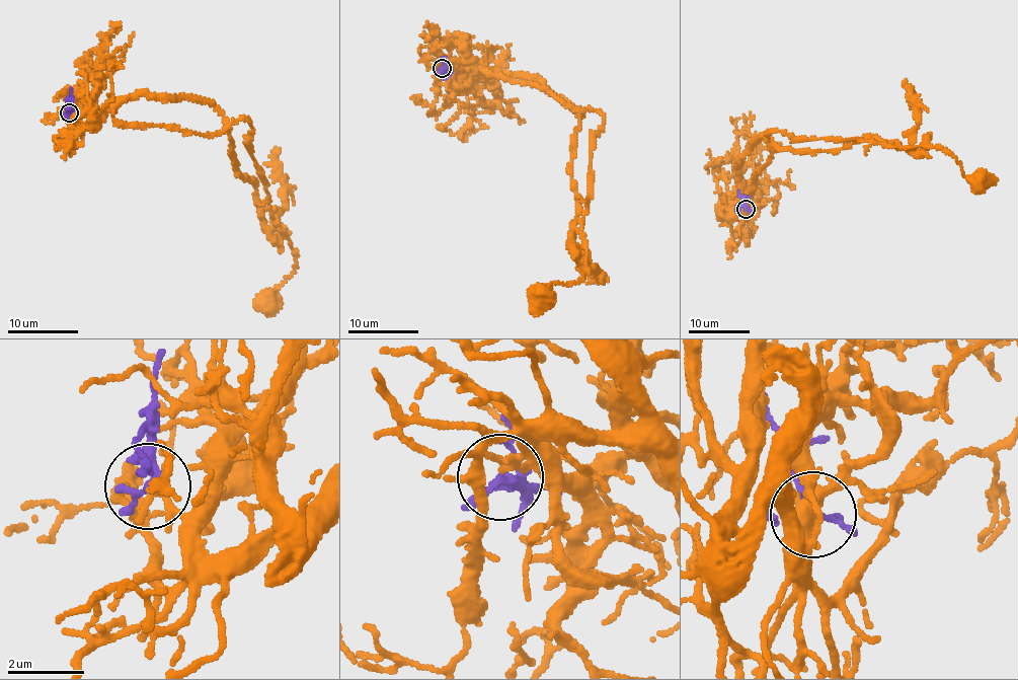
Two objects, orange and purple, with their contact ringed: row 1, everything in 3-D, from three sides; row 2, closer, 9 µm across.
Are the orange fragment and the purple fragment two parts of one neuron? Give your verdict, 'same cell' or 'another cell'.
same cell

